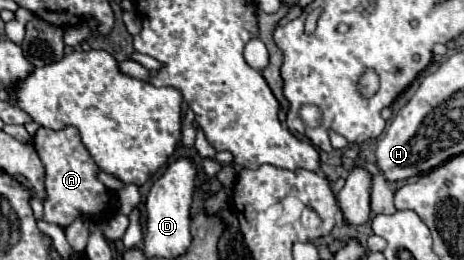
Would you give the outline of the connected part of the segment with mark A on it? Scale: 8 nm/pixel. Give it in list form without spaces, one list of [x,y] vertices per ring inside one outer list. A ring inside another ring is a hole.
[[[67,126],[65,130],[49,130],[39,128],[33,136],[33,146],[45,166],[45,188],[47,188],[47,200],[45,200],[45,220],[49,224],[57,224],[61,228],[67,228],[75,218],[79,216],[91,216],[91,218],[109,218],[113,216],[113,194],[109,188],[105,188],[97,180],[97,164],[89,156],[89,152],[81,146],[77,130]]]

